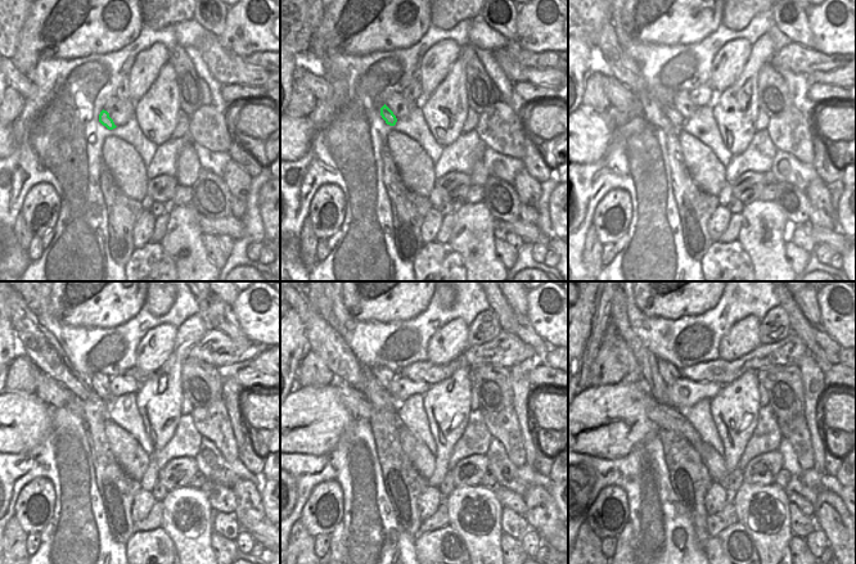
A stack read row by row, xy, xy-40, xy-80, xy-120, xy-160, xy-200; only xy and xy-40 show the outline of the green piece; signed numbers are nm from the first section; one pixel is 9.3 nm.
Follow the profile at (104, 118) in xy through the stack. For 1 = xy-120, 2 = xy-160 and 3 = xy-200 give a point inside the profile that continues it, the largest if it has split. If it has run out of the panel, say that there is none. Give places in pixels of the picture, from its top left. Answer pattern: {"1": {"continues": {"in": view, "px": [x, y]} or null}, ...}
{"1": {"continues": {"in": "xy-120", "px": [94, 401]}}, "2": {"continues": {"in": "xy-160", "px": [378, 396]}}, "3": {"continues": {"in": "xy-200", "px": [648, 364]}}}

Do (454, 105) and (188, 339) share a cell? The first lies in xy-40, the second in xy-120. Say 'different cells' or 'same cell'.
same cell

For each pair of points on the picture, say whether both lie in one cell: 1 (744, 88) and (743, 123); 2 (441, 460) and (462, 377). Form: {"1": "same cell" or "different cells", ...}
{"1": "same cell", "2": "same cell"}

